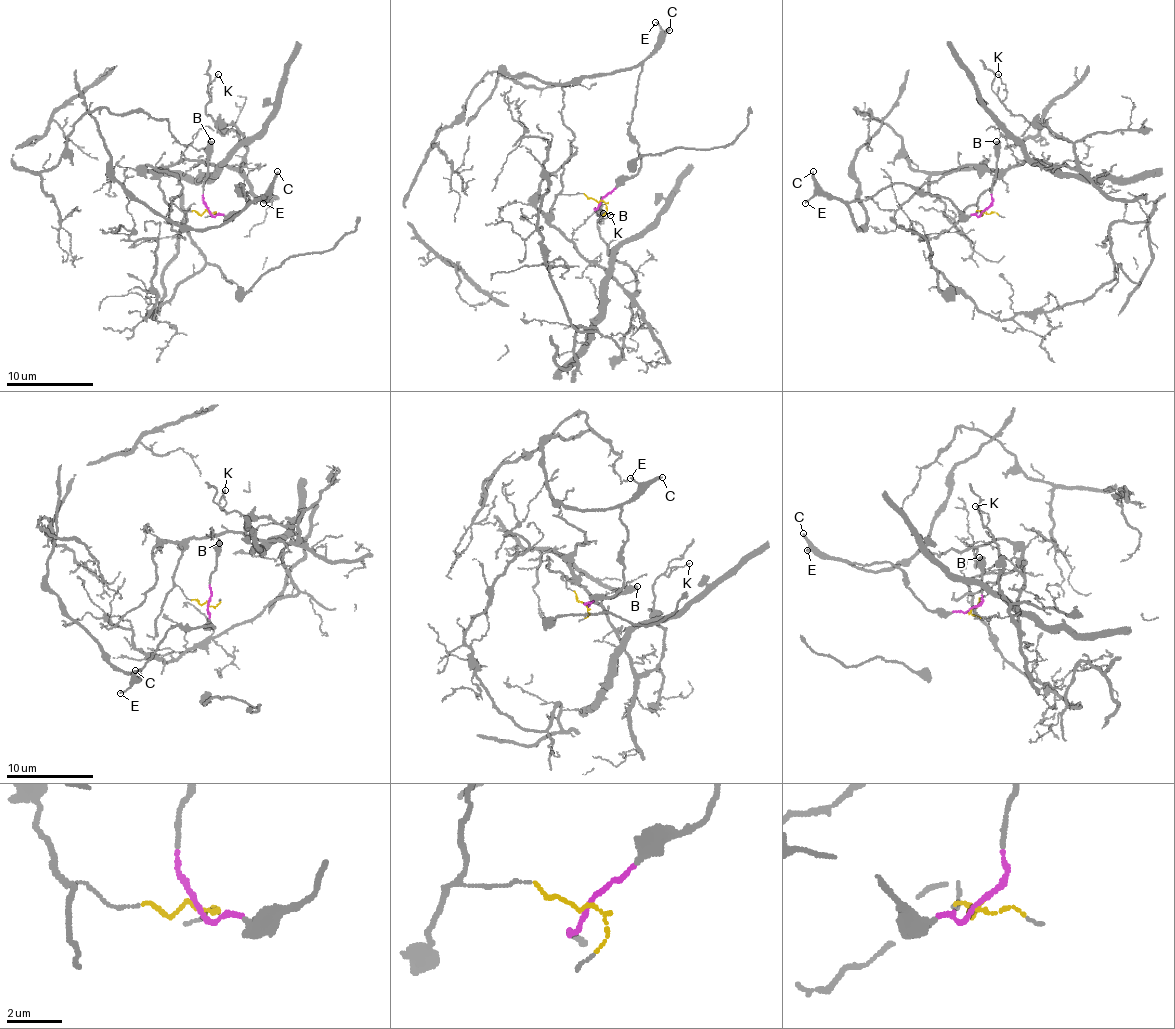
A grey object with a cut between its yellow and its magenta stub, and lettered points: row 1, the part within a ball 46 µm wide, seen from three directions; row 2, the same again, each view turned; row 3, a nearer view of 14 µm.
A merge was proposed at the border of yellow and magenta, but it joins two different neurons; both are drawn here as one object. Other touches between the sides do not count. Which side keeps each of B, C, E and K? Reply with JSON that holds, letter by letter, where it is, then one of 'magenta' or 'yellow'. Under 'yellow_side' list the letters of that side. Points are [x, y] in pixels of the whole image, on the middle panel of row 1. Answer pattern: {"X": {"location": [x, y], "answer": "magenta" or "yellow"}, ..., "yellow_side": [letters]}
{"B": {"location": [603, 213], "answer": "magenta"}, "C": {"location": [669, 30], "answer": "magenta"}, "E": {"location": [655, 22], "answer": "magenta"}, "K": {"location": [610, 215], "answer": "yellow"}, "yellow_side": ["K"]}

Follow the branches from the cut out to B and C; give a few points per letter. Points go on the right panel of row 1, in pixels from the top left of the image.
B: (984, 212), (991, 203), (997, 171), (995, 141)
C: (984, 212), (980, 216), (960, 212), (947, 199), (891, 184), (865, 199), (846, 201), (830, 197), (813, 171)

